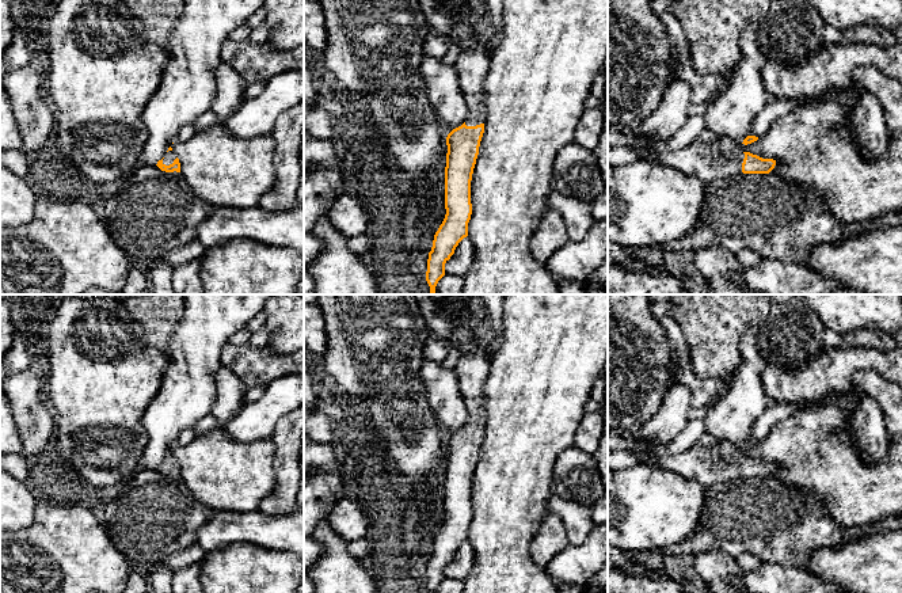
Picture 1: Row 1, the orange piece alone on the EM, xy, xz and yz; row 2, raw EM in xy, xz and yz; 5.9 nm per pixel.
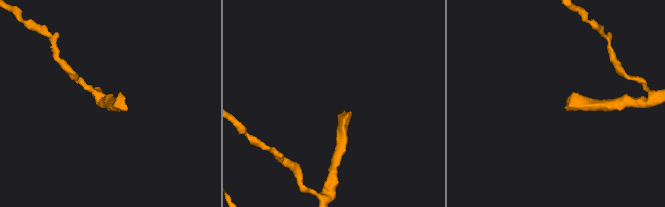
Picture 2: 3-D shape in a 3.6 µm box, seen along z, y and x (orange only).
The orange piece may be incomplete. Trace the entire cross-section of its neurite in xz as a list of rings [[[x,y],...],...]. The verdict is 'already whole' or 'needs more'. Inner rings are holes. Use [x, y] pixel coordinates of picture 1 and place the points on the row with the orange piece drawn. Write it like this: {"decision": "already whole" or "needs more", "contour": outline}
{"decision": "needs more", "contour": [[[461,49],[454,68],[468,107],[468,118],[446,137],[446,214],[429,252],[426,271],[429,294],[437,294],[435,286],[445,275],[445,263],[454,254],[458,243],[468,236],[472,214],[471,180],[487,115],[483,84],[490,68],[490,56],[483,49]]]}

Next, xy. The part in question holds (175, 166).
{"decision": "needs more", "contour": [[[170,147],[165,156],[157,161],[156,164],[161,171],[178,174],[180,172],[180,163],[176,155],[172,152]]]}

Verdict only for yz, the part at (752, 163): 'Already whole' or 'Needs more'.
Needs more

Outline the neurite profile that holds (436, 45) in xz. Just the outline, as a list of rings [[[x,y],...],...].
[[[430,33],[423,43],[423,53],[426,57],[441,58],[445,56],[452,39],[441,35]]]

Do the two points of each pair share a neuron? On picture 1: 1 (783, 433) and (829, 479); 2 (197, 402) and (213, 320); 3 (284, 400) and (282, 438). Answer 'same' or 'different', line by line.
1: same
2: same
3: different

